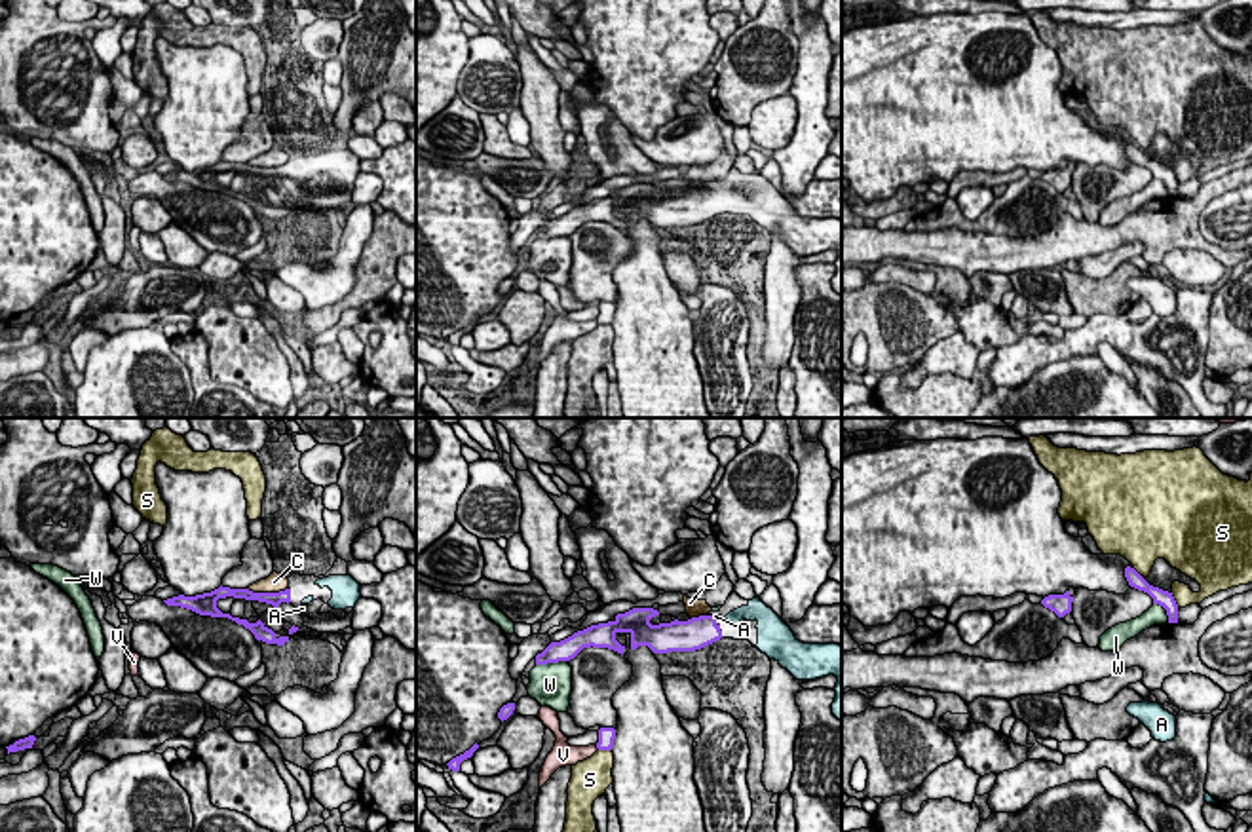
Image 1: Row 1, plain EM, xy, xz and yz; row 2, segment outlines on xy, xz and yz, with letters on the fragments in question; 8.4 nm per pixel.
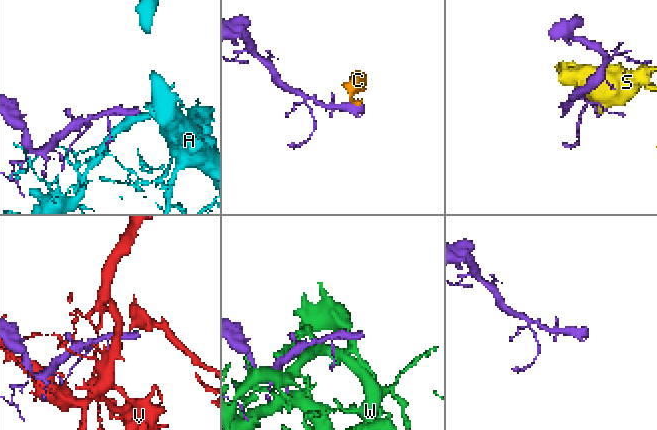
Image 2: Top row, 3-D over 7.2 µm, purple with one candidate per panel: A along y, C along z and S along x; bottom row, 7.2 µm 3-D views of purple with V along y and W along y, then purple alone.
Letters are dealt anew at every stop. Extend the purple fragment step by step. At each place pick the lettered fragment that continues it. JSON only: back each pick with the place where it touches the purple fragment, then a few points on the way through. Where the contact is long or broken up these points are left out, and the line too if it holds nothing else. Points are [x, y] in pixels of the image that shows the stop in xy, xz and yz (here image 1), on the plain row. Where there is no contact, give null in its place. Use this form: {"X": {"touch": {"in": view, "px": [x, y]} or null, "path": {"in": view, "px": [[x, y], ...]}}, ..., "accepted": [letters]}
{"A": {"touch": {"in": "xz", "px": [715, 192]}, "path": {"in": "xz", "px": [[696, 208], [715, 192], [715, 190]]}}, "accepted": ["A"]}

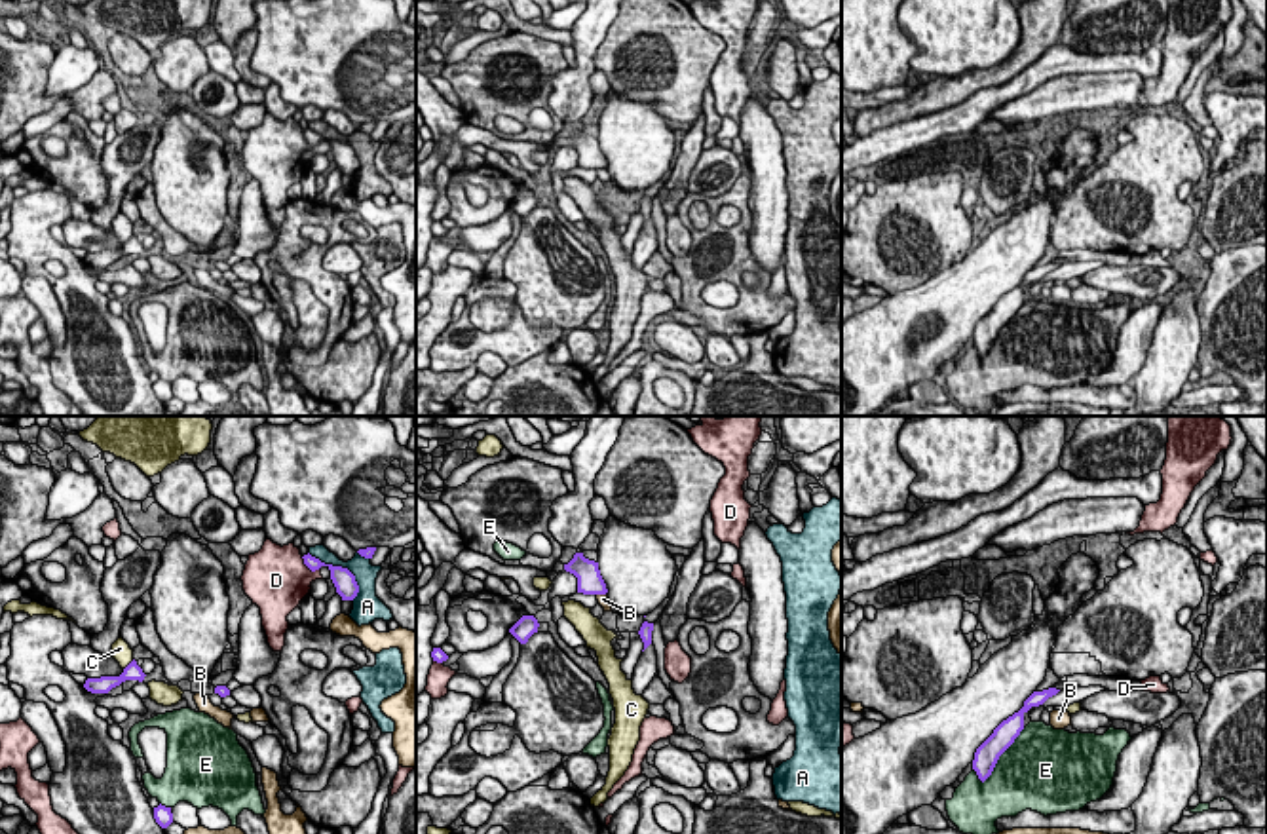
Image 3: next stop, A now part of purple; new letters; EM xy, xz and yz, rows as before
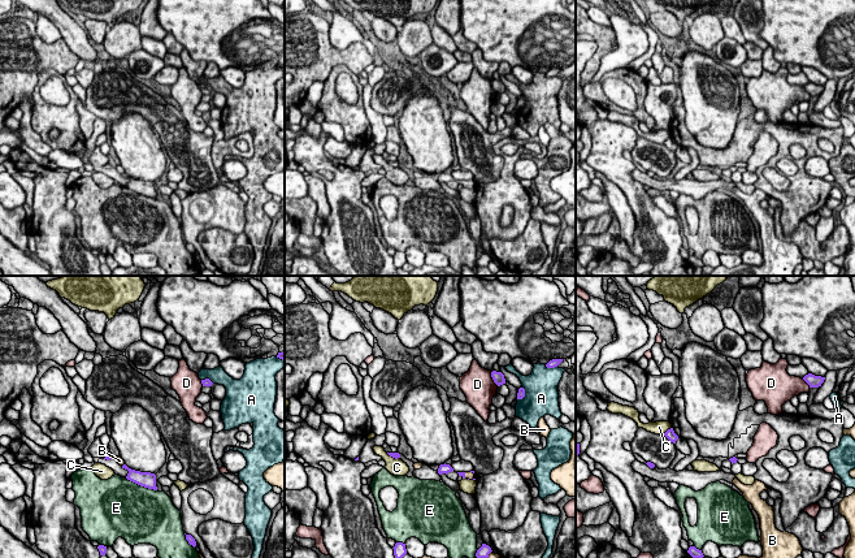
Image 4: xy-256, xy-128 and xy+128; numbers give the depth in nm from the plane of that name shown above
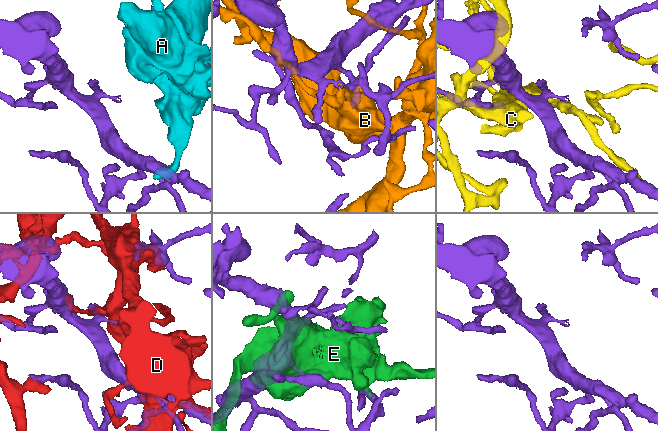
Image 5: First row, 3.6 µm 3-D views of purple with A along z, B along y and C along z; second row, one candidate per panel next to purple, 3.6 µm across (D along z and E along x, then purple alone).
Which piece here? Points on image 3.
{"accepted": []}

